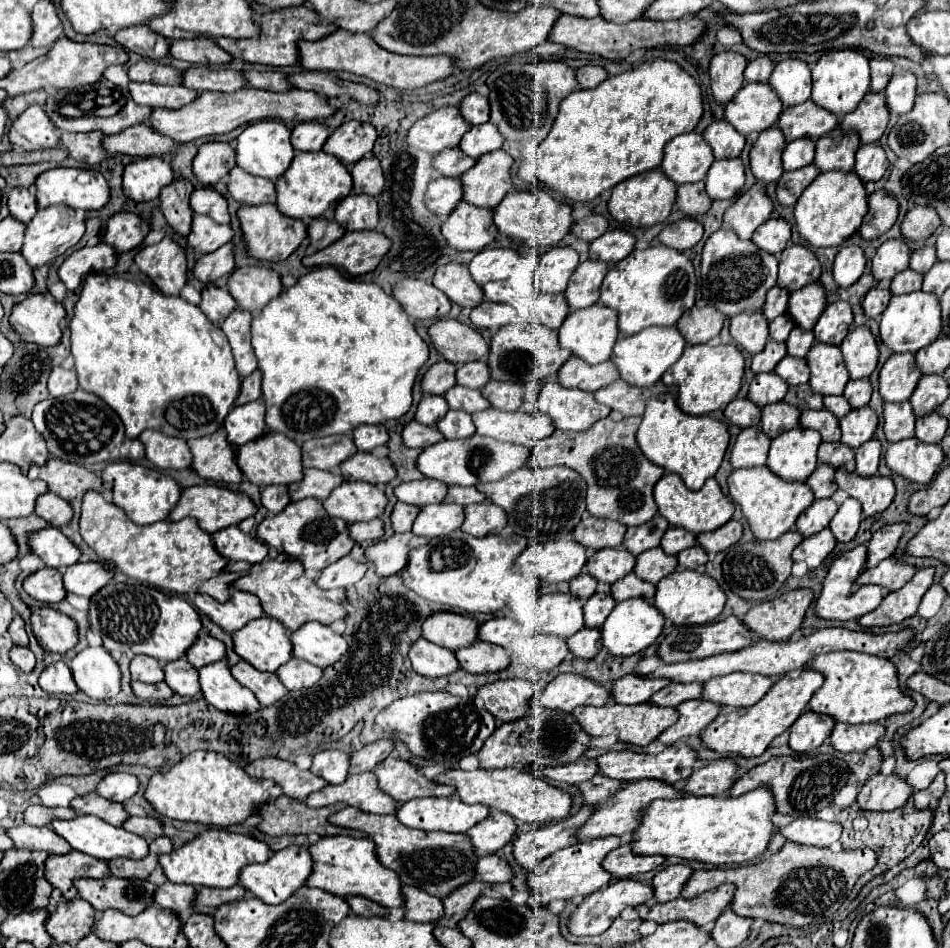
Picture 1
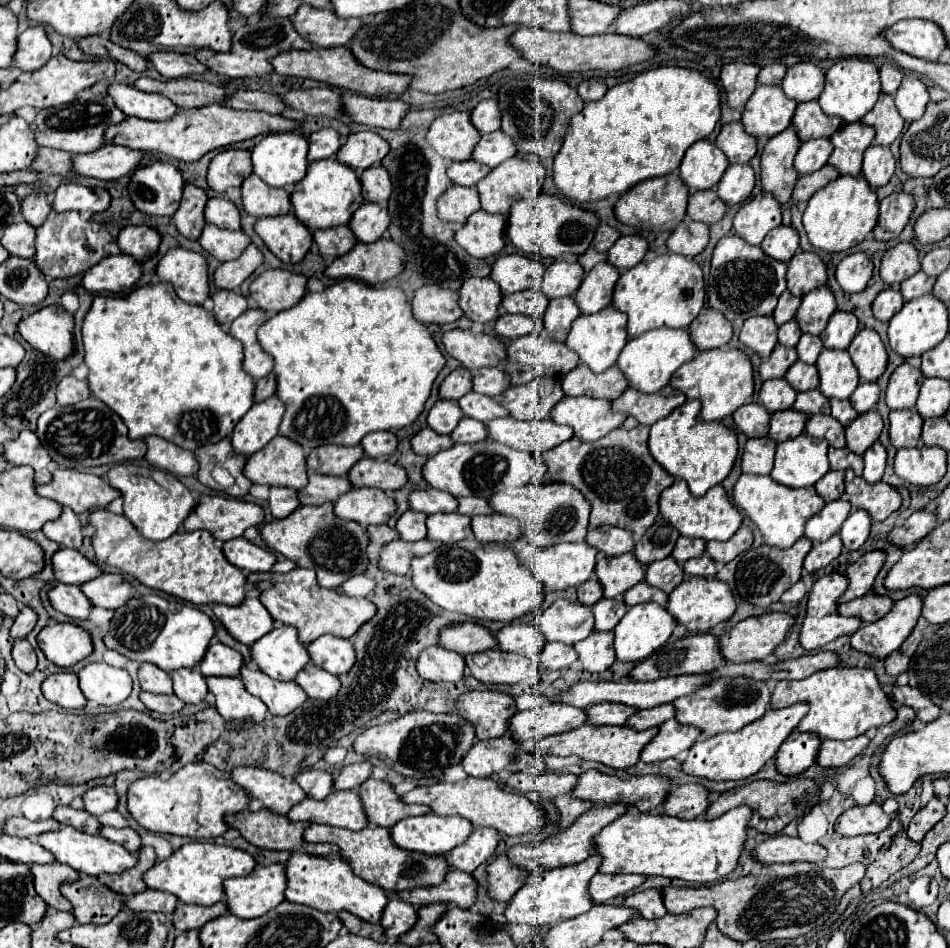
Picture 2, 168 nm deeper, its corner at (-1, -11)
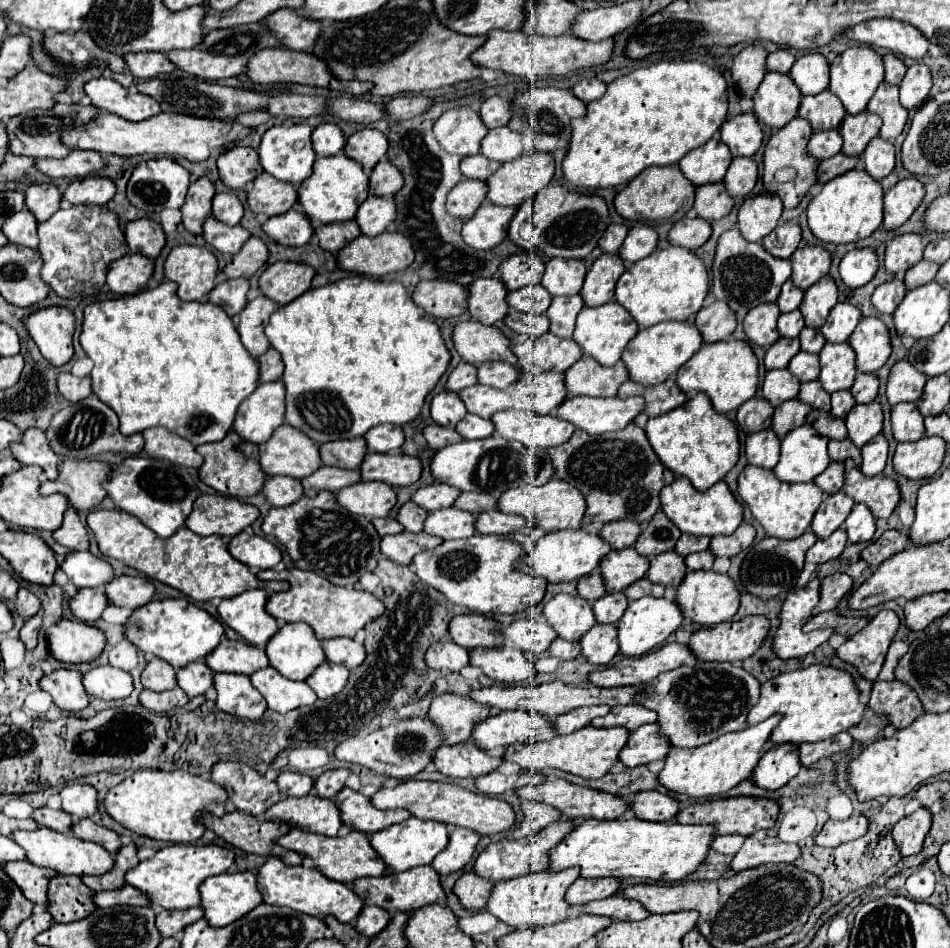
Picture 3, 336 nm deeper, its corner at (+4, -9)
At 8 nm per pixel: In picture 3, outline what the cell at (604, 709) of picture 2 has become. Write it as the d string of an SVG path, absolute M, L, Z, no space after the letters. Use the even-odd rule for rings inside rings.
M585 706L585 708L575 708L571 712L565 712L561 716L555 718L555 728L559 734L569 734L575 732L579 728L585 728L587 724L591 724L593 718L605 716L609 714L609 706Z

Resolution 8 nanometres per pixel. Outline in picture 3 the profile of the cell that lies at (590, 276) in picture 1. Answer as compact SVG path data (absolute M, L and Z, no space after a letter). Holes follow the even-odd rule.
M601 254L587 272L583 288L579 292L585 300L585 306L601 306L611 302L615 284L623 270L625 266L617 254Z

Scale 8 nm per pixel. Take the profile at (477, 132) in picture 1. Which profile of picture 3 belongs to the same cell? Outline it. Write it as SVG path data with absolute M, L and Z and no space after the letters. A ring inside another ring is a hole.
M508 126L493 128L481 140L481 154L487 156L489 160L509 162L523 154L521 134L509 130Z

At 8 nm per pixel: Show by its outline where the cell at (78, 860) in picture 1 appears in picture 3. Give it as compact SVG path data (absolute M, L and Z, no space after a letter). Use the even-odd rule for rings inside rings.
M27 860L21 862L7 862L5 864L7 876L21 888L27 900L33 904L47 906L47 884L57 874L51 868L37 868L35 864L29 864Z

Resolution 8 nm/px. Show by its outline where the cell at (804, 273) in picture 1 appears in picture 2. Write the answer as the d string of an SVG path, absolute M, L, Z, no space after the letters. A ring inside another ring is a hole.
M796 252L788 262L788 290L794 296L804 296L810 290L826 284L826 264L814 252Z

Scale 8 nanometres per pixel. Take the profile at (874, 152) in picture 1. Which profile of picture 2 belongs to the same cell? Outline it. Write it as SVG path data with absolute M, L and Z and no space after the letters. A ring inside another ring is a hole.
M872 144L872 146L864 152L862 174L864 174L864 178L868 180L868 184L870 184L872 188L886 186L886 184L890 182L894 170L896 170L896 160L894 160L890 148Z

